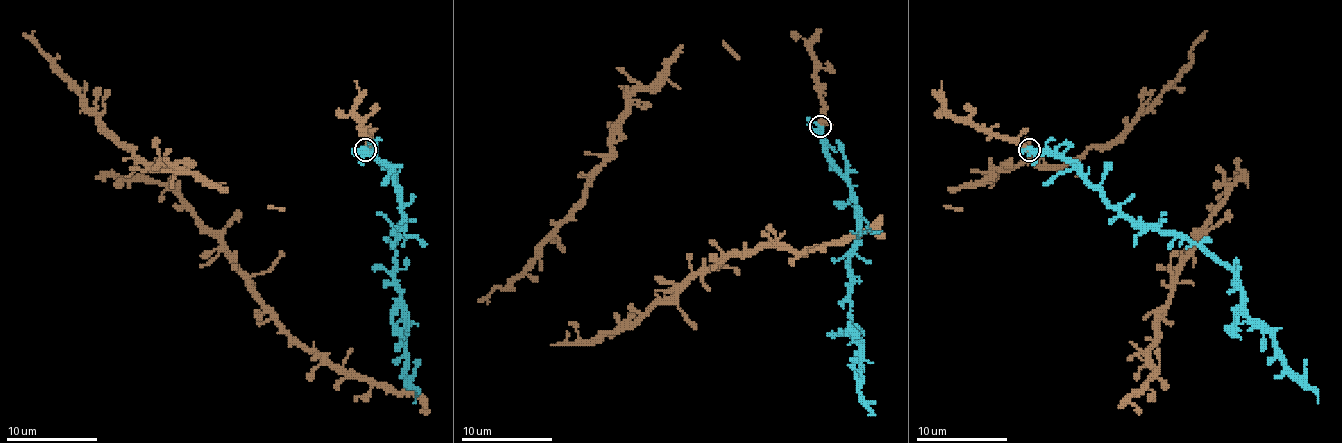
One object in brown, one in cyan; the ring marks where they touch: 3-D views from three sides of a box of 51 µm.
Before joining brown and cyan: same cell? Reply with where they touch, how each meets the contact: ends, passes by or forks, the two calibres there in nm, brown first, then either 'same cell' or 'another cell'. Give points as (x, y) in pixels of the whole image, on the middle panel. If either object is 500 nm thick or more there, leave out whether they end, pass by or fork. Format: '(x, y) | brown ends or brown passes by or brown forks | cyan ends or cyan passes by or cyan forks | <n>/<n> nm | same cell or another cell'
(820, 126) | brown ends | cyan forks | 400/300 nm | same cell

